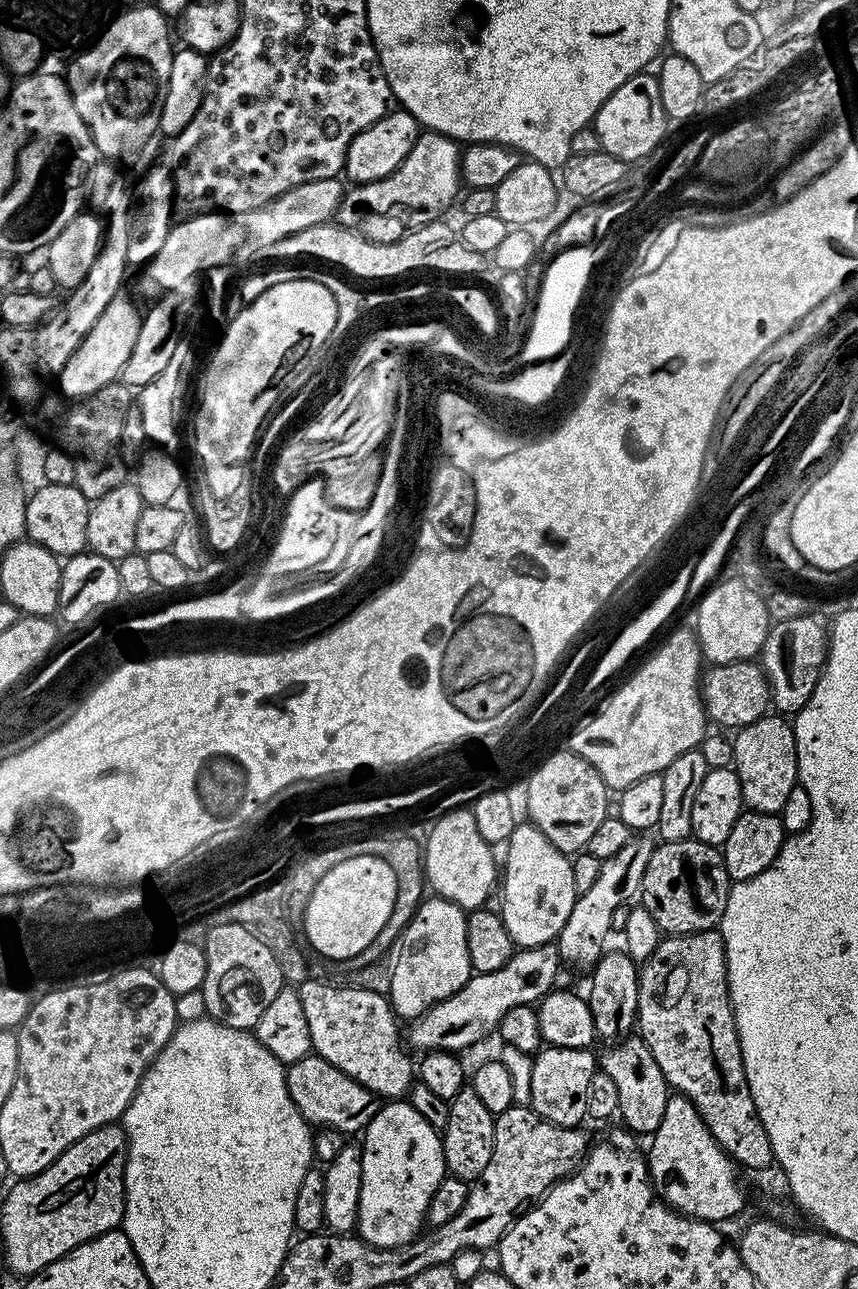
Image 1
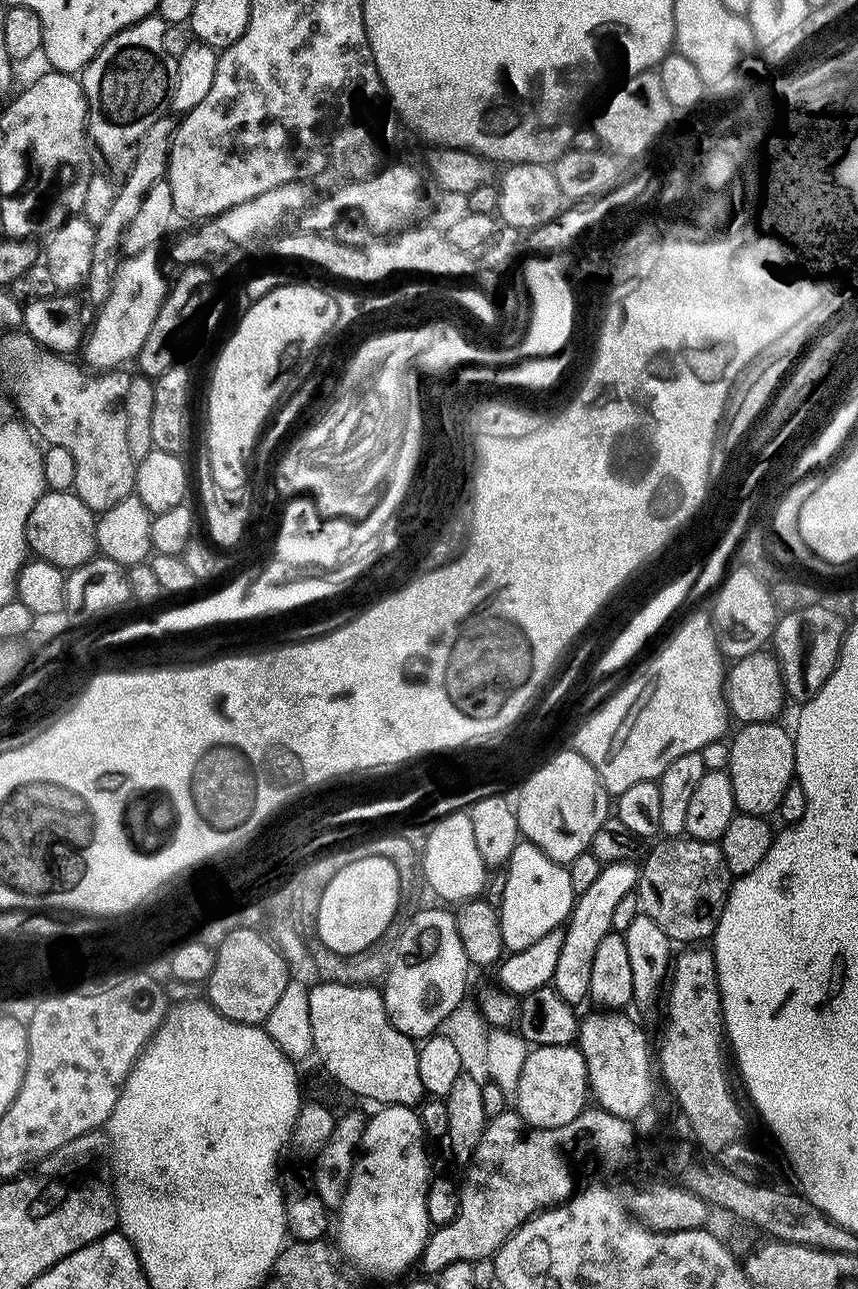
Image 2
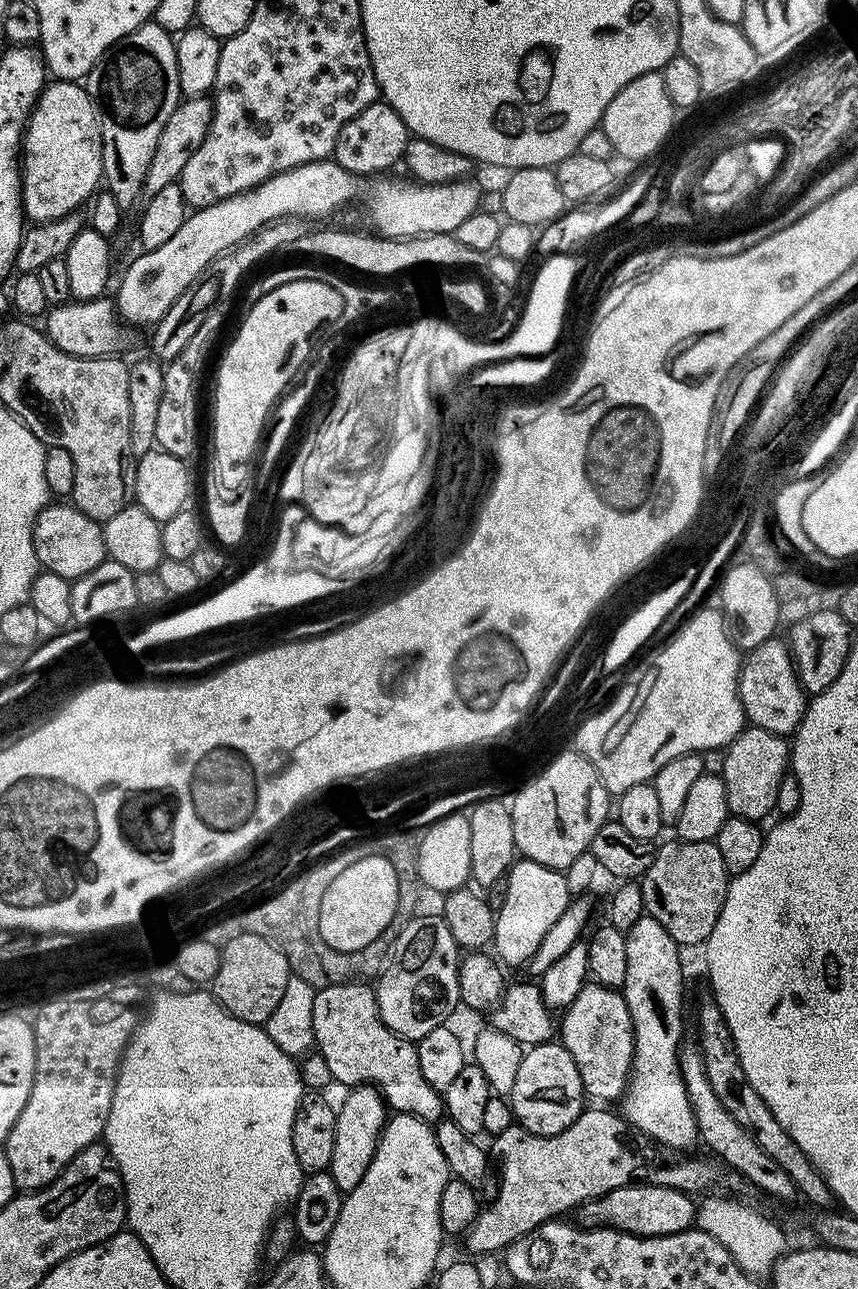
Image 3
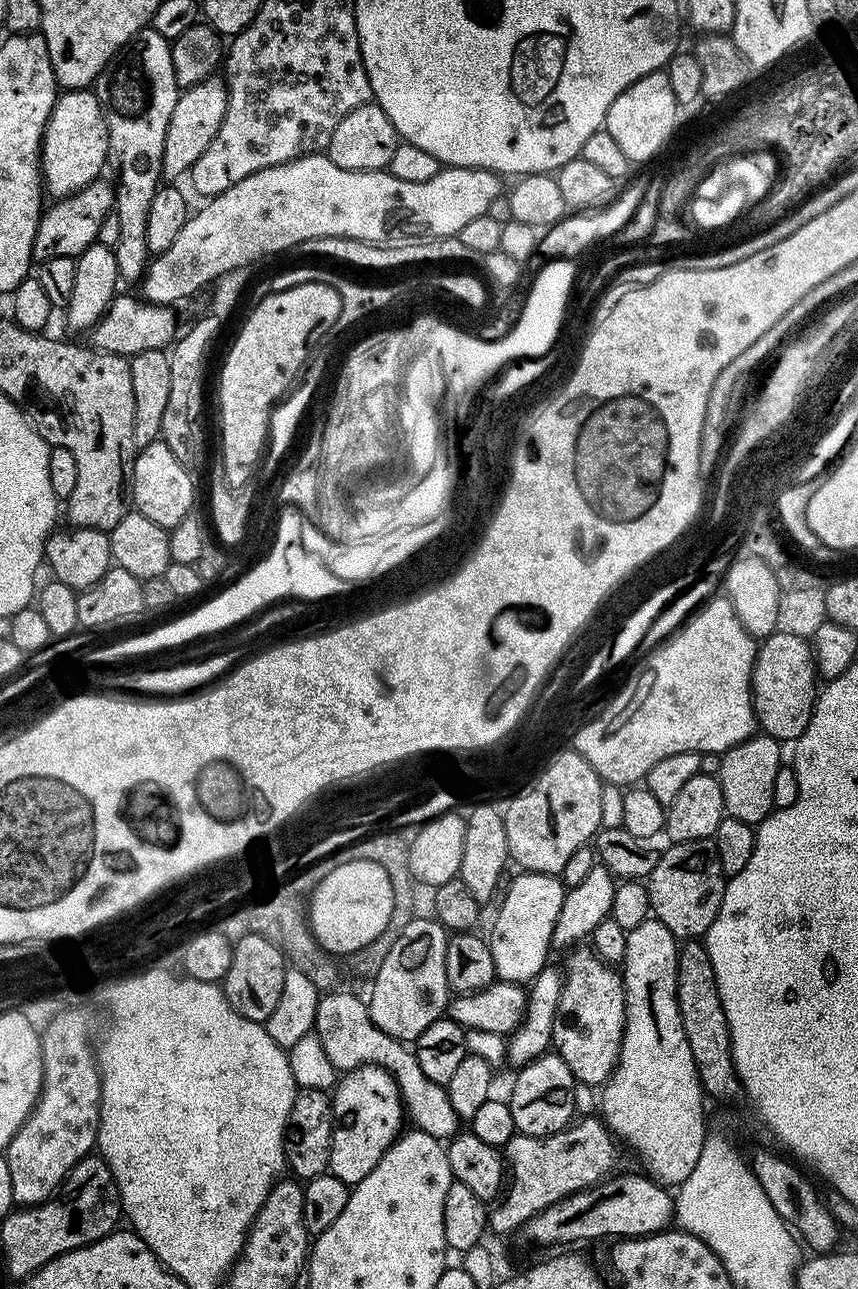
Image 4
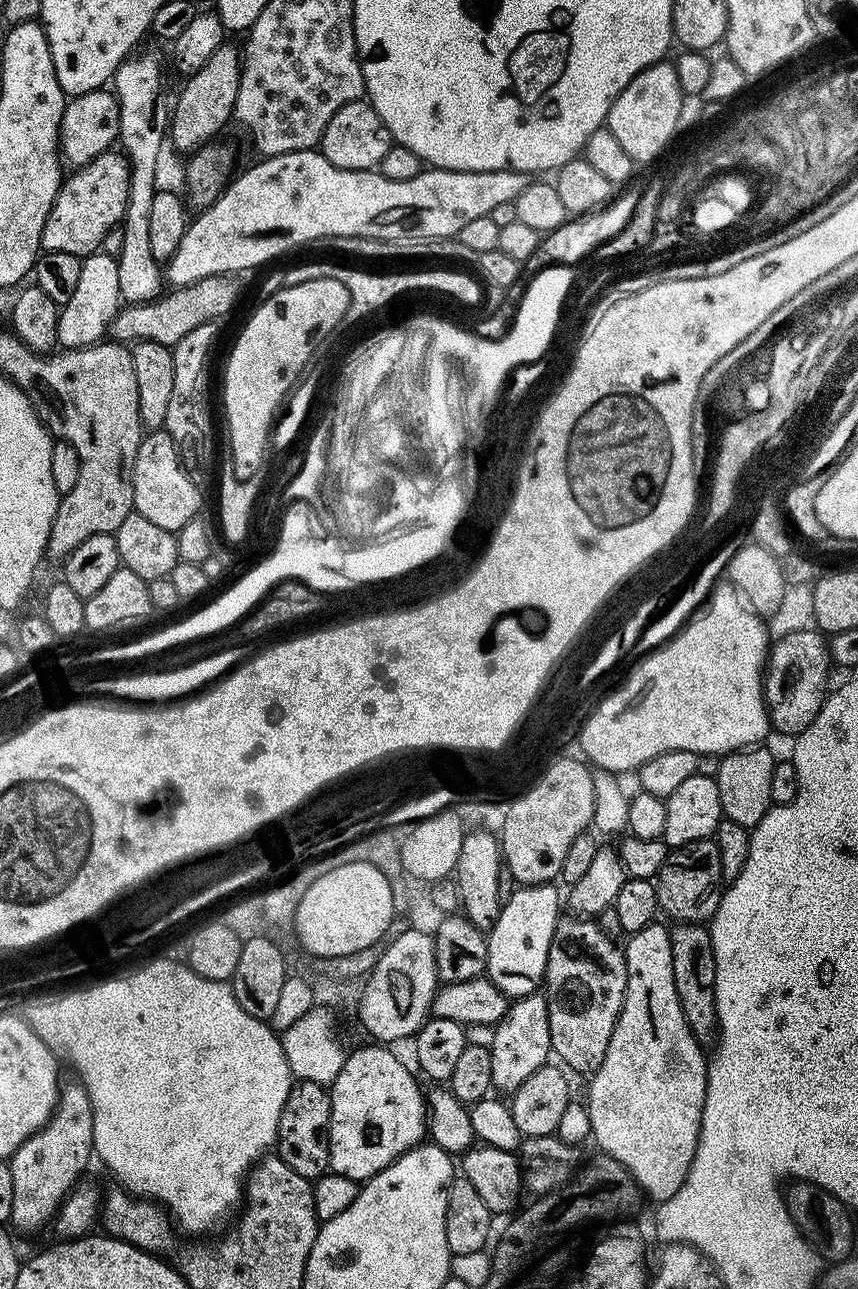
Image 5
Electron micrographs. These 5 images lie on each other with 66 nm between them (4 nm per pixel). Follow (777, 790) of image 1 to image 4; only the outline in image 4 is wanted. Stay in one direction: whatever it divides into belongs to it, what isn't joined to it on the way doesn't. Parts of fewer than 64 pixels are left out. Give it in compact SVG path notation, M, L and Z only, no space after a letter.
M753 734L740 744L728 749L718 760L718 779L722 786L722 802L727 815L738 818L738 822L746 822L753 826L759 826L766 817L774 811L774 778L782 766L780 760L781 741L775 736Z

